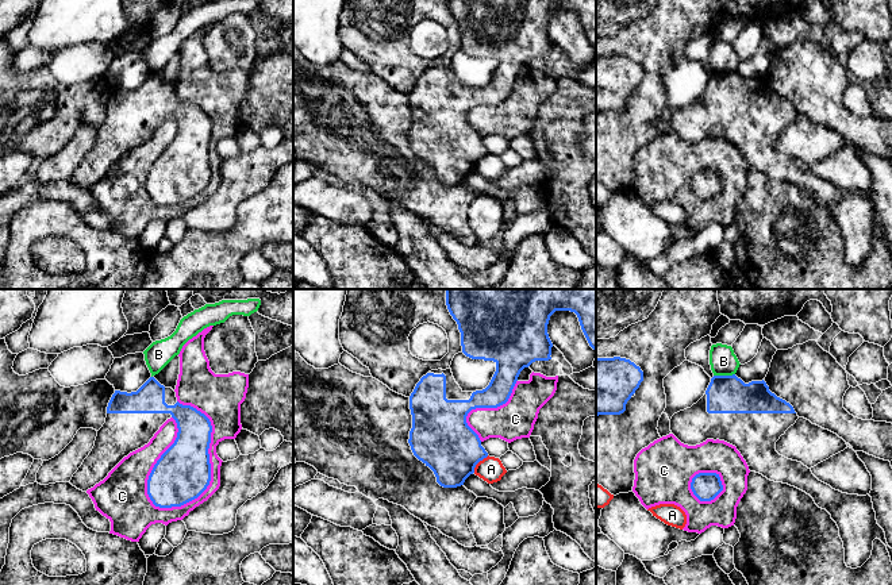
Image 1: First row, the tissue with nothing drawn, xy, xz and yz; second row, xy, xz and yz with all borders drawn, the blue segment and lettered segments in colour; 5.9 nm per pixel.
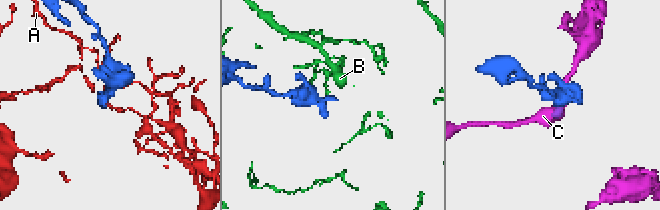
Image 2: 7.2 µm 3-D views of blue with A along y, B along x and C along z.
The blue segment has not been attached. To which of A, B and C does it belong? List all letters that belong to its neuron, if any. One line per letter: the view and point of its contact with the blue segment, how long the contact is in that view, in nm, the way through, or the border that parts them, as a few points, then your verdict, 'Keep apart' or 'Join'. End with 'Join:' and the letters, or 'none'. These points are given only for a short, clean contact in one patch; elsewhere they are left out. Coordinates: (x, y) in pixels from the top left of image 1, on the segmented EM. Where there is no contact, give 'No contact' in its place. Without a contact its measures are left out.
A: Touches blue at xz (479, 461). Shared border 140 nm. Boundary: xz (488, 455), (476, 465), (473, 472). Keep apart
B: Touches blue at yz (723, 376). Shared border 130 nm. Boundary: yz (734, 373), (714, 376). Keep apart
C: Touches blue at xy (208, 461). Shared border 650 nm. Keep apart
Join: none

